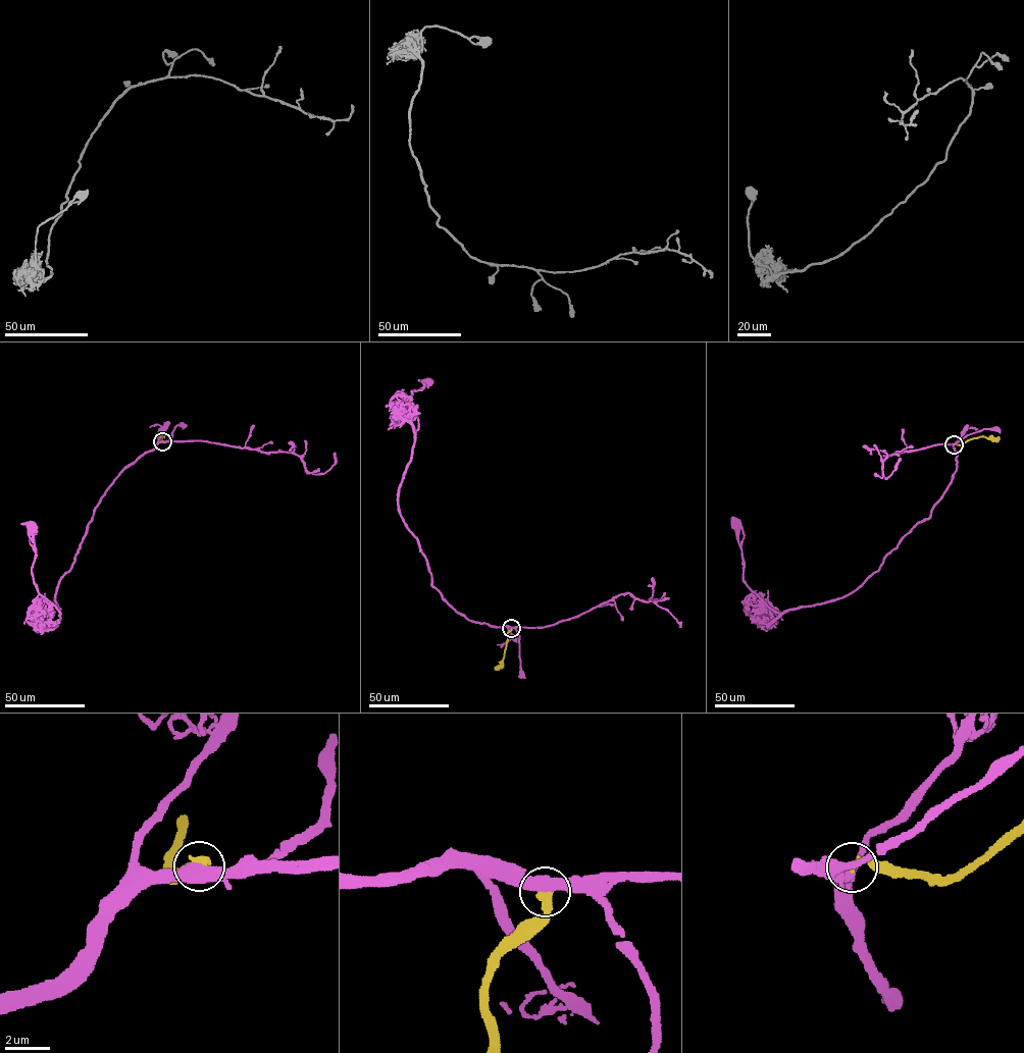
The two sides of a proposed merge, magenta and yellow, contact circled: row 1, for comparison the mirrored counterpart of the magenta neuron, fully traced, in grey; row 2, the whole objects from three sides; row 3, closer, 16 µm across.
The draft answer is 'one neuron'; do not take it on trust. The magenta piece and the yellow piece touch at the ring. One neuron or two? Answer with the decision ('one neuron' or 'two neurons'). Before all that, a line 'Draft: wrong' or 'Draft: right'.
Draft: right
one neuron

